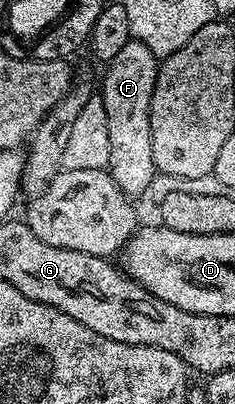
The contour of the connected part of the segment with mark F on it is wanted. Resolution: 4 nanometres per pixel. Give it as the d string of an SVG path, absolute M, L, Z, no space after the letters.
M131 39L115 61L105 66L100 96L108 119L108 172L111 179L131 199L150 189L156 178L152 159L152 131L150 130L150 104L152 91L158 78L159 58L144 43Z

